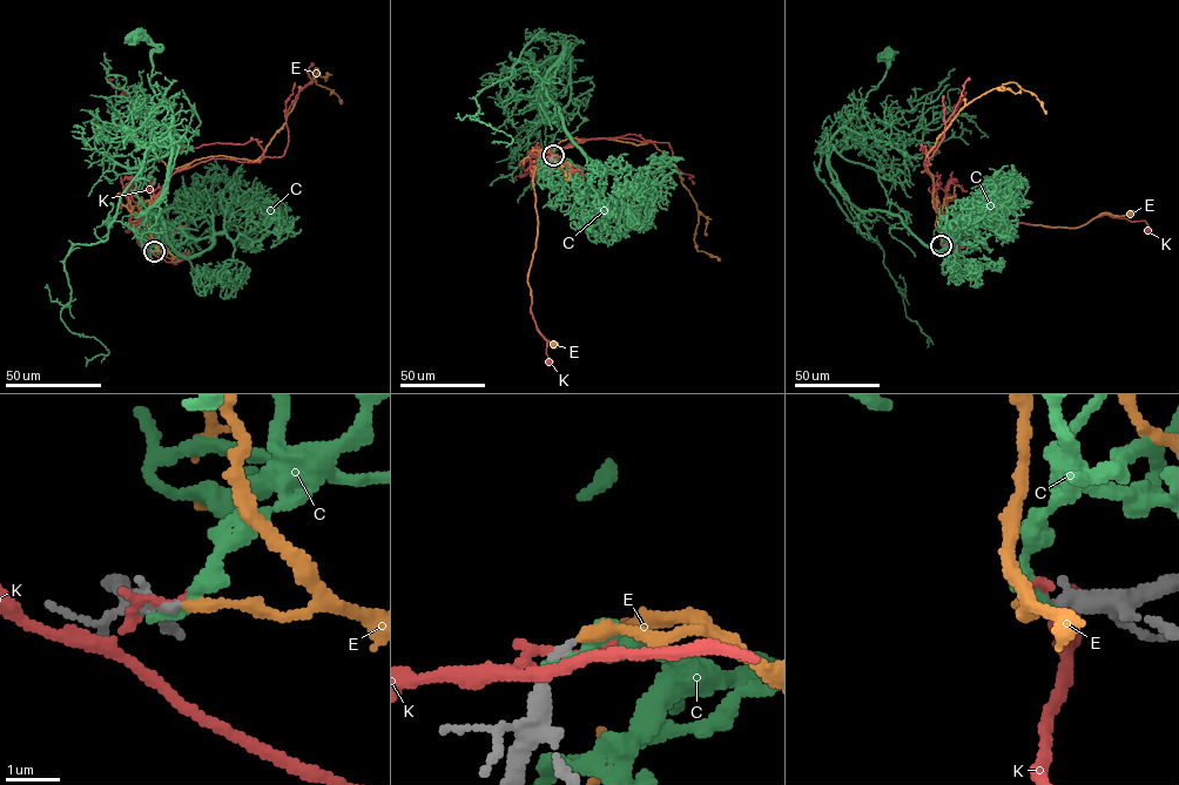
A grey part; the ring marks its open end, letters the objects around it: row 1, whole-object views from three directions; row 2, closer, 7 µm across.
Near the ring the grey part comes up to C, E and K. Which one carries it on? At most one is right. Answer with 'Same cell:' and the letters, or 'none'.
Same cell: E

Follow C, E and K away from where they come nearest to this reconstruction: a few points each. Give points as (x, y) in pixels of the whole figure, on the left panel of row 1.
C: (154, 251), (174, 232), (213, 244), (182, 257), (142, 212), (173, 117), (149, 83), (162, 46), (135, 35)
E: (154, 251), (143, 217), (126, 231), (132, 215), (154, 216)
K: (154, 251), (145, 249), (134, 235), (130, 218), (143, 214), (126, 231), (128, 220), (150, 223), (149, 235)

